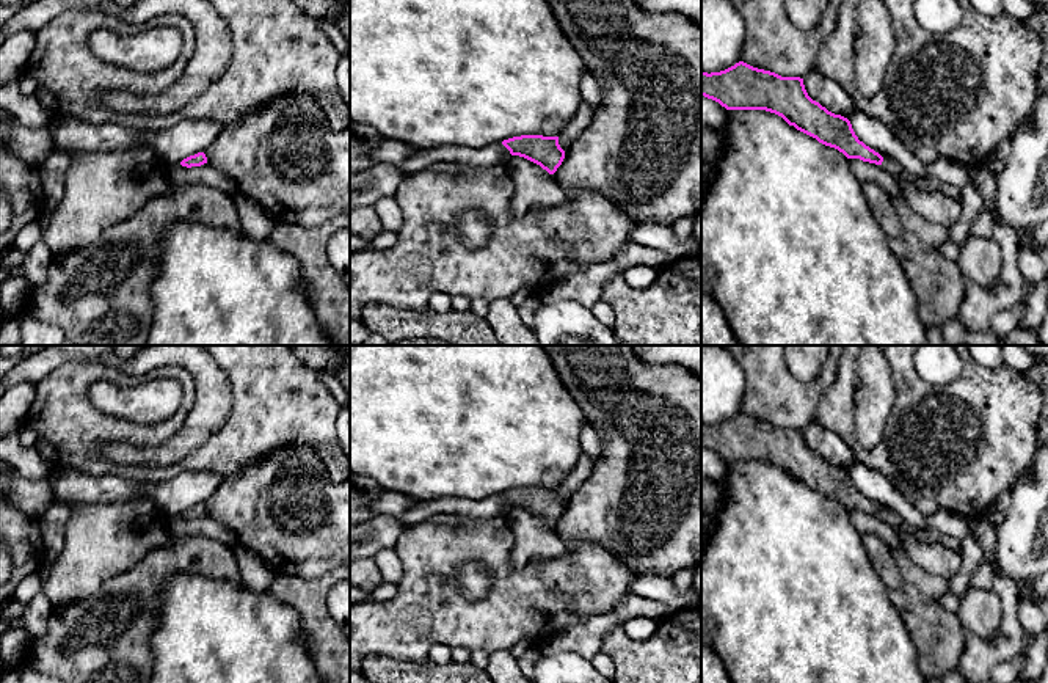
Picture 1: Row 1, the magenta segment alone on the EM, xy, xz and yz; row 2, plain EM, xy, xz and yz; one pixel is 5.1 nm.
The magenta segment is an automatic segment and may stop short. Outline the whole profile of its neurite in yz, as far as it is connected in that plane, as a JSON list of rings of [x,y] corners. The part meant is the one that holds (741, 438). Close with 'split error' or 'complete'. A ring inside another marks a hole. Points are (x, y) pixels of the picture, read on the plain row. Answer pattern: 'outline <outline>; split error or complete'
outline [[[739,413],[720,424],[701,424],[701,447],[726,462],[775,465],[789,477],[838,501],[847,510],[880,517],[894,531],[912,534],[916,540],[940,543],[954,551],[962,550],[962,540],[933,529],[913,528],[891,509],[866,498],[858,491],[847,469],[828,463],[808,447],[800,429],[781,429]]]; split error

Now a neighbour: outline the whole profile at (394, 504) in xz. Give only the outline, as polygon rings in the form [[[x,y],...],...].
[[[381,490],[378,496],[369,499],[369,504],[362,510],[370,515],[388,515],[398,518],[416,502],[417,501],[409,496]]]

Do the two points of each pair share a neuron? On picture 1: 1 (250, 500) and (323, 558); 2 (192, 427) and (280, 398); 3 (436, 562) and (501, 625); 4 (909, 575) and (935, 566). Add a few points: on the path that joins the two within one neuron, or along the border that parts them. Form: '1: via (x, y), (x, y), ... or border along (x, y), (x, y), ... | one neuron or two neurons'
1: via (269, 504), (306, 539) | one neuron
2: border along (229, 379), (231, 412), (204, 441) | two neurons
3: via (425, 583), (438, 595), (447, 595), (476, 624) | one neuron
4: border along (901, 545), (918, 566), (948, 581) | two neurons

